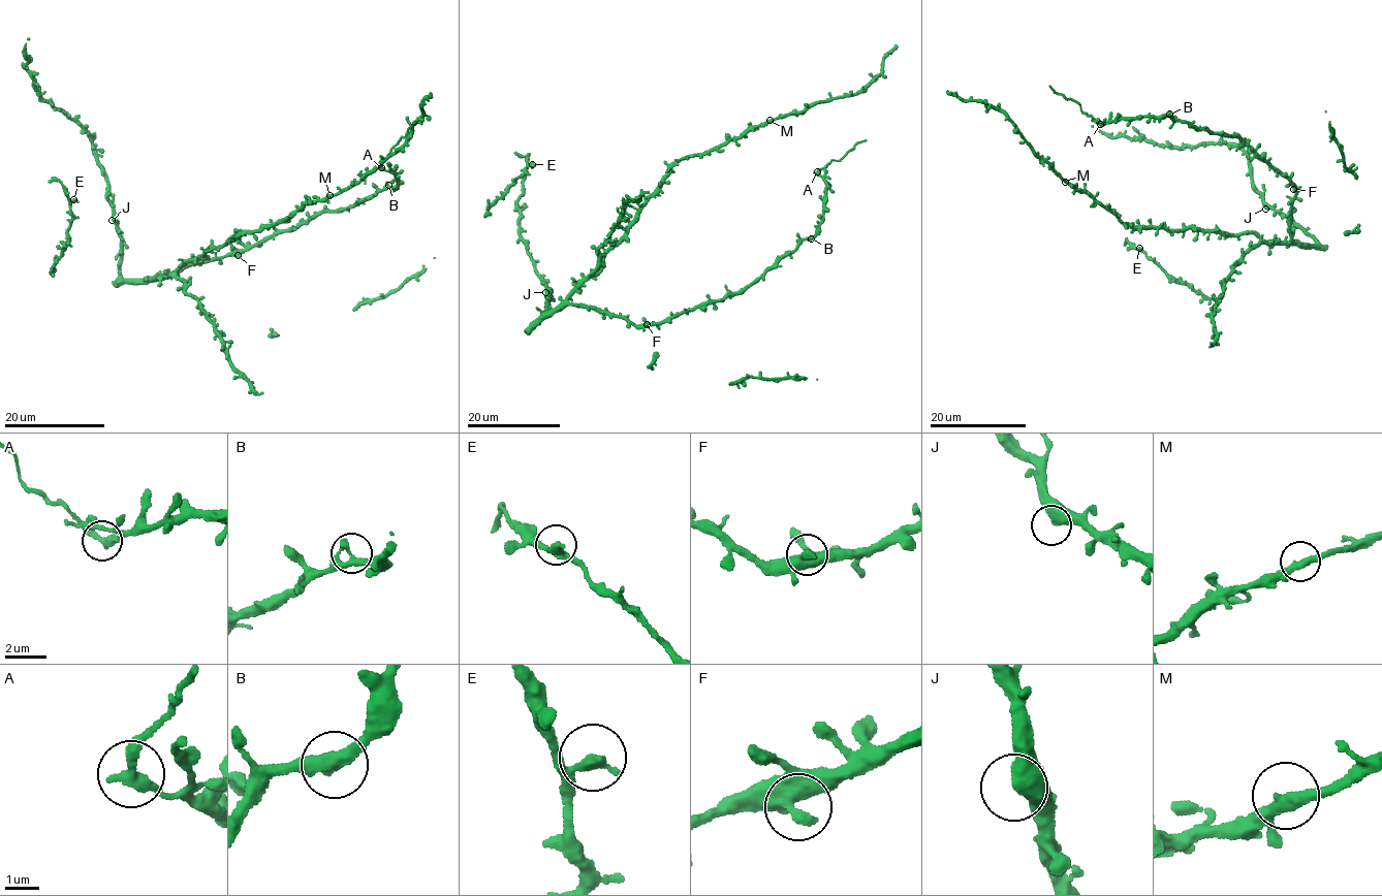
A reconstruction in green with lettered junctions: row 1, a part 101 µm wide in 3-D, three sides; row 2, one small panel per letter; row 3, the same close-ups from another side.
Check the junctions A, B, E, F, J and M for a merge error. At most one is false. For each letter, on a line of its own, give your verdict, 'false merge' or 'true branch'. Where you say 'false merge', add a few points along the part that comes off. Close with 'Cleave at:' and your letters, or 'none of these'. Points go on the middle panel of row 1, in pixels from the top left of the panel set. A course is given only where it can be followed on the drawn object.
A: false merge; course (817, 171), (866, 139)
B: true branch
E: true branch
F: true branch
J: true branch
M: true branch
Cleave at: A

